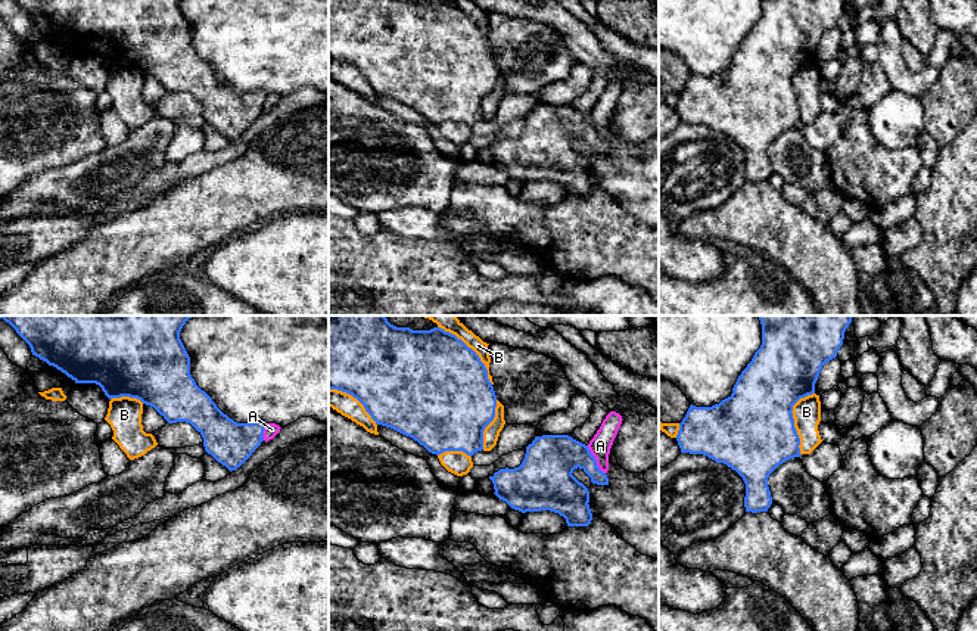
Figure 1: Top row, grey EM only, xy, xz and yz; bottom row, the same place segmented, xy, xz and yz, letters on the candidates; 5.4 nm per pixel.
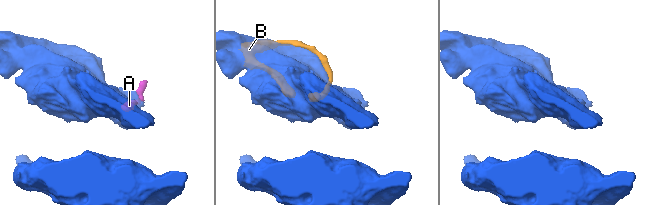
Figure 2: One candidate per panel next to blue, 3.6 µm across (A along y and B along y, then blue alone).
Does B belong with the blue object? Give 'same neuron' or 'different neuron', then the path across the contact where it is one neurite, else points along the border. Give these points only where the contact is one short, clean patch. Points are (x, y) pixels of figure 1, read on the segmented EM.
different neuron

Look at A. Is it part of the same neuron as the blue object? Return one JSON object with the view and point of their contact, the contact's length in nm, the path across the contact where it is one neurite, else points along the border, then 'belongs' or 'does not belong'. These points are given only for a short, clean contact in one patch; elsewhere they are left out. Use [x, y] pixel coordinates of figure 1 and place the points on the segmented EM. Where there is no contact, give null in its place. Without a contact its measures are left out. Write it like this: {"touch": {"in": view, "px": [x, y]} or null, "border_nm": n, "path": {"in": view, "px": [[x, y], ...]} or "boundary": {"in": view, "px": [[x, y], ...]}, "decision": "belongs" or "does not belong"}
{"touch": {"in": "xz", "px": [596, 460]}, "border_nm": 190, "boundary": {"in": "xz", "px": [[587, 445], [596, 465], [604, 473]]}, "decision": "does not belong"}

